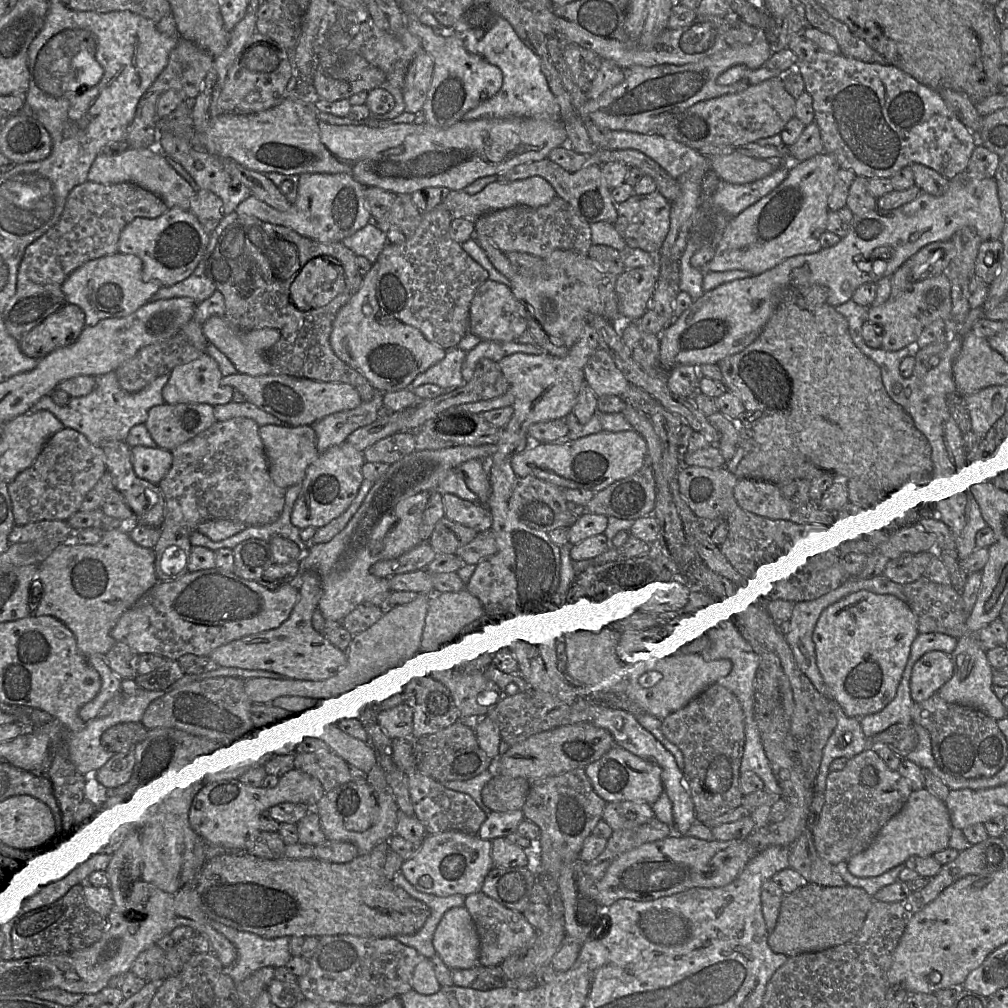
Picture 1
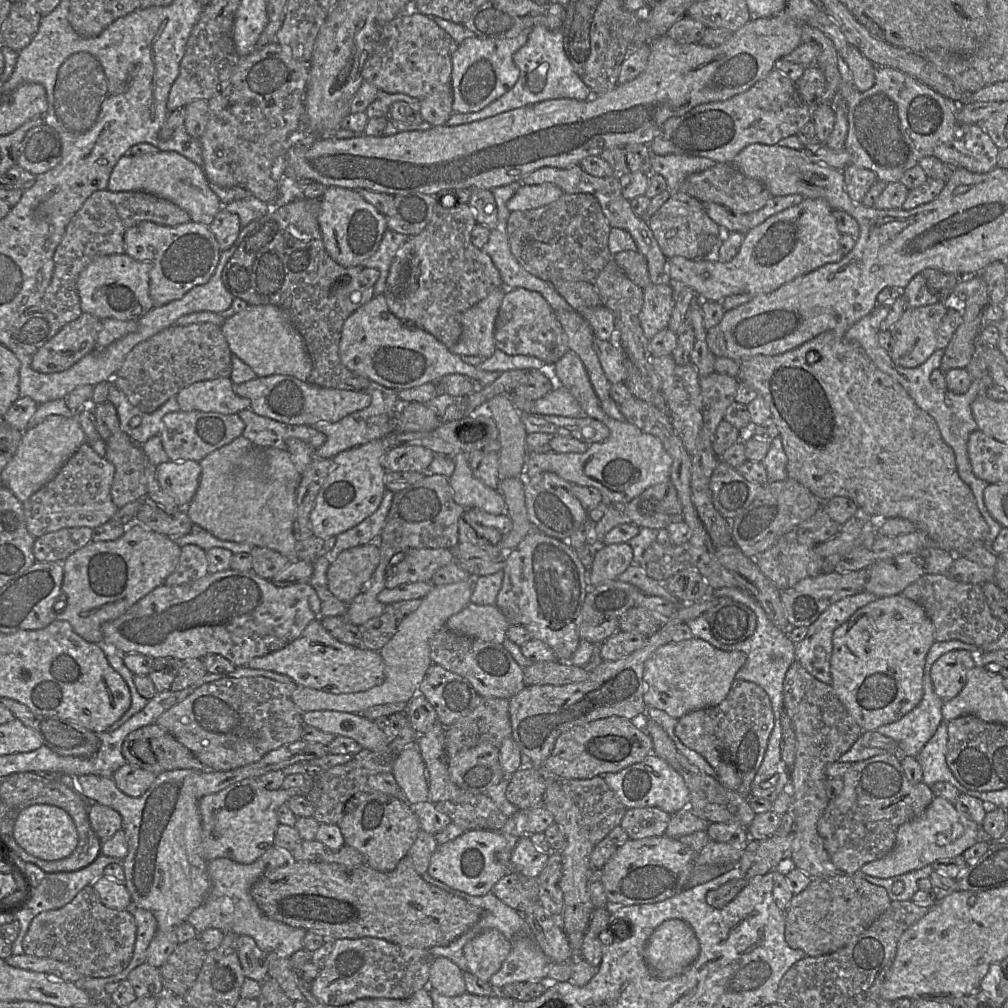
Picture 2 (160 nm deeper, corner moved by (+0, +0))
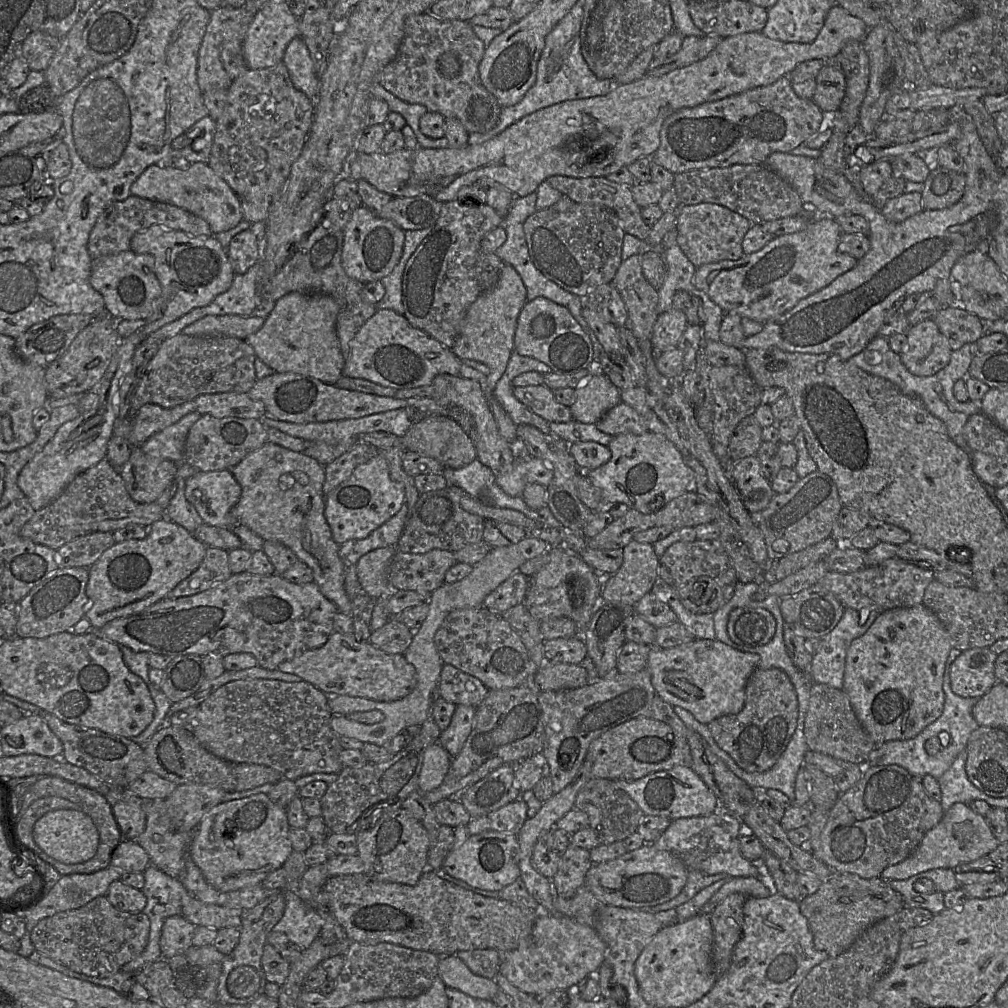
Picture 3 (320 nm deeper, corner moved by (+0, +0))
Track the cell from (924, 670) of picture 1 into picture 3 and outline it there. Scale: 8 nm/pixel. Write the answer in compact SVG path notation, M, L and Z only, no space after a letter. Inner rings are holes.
M989 648L962 651L948 668L952 692L965 698L985 695L998 682L994 673L996 658Z

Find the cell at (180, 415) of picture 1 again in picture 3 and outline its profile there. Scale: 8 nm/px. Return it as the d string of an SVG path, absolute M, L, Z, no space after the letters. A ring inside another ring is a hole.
M205 414L194 423L188 433L183 462L204 472L230 470L268 441L267 426L259 419L217 418Z

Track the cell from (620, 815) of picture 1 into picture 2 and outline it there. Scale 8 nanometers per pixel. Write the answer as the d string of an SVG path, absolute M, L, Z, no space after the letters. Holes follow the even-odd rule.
M657 807L629 808L621 820L620 827L629 839L662 836L669 824L670 816Z

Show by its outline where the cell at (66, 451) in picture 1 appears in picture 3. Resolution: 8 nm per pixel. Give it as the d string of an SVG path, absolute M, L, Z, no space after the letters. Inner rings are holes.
M103 459L77 475L54 501L35 511L21 528L20 535L36 544L57 550L74 538L90 532L112 533L129 524L150 526L163 518L166 518L165 508L156 503L134 501L125 488L119 469Z

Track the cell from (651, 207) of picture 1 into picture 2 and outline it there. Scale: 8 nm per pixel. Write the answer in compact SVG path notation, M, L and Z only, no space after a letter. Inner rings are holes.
M680 190L671 194L651 217L644 219L667 258L681 256L688 259L717 261L718 249L730 234L708 216L701 201Z

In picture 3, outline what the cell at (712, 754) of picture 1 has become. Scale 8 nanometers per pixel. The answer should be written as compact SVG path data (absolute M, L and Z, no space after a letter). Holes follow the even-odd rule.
M758 669L745 685L743 709L707 724L717 746L729 754L741 769L749 773L769 770L785 751L798 724L798 698L788 675L778 669Z

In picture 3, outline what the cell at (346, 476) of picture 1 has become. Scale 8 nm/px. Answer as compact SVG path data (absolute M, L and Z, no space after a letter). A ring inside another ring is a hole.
M380 454L355 468L348 479L325 496L325 518L338 545L361 540L396 515L405 503L405 490L391 476Z

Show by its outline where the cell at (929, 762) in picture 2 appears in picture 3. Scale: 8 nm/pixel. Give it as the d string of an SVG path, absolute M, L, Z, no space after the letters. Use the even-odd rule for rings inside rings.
M965 750L951 767L937 779L941 790L941 807L947 811L955 803L969 804L975 800L988 802L991 797L979 790L968 778L965 769Z

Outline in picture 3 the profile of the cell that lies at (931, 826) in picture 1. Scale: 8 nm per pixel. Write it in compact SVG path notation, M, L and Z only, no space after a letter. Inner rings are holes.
M955 803L944 812L941 821L924 835L914 852L903 861L886 867L880 878L903 880L931 869L953 869L959 864L988 855L999 844L1000 842L987 825L985 816L975 813L967 804Z

